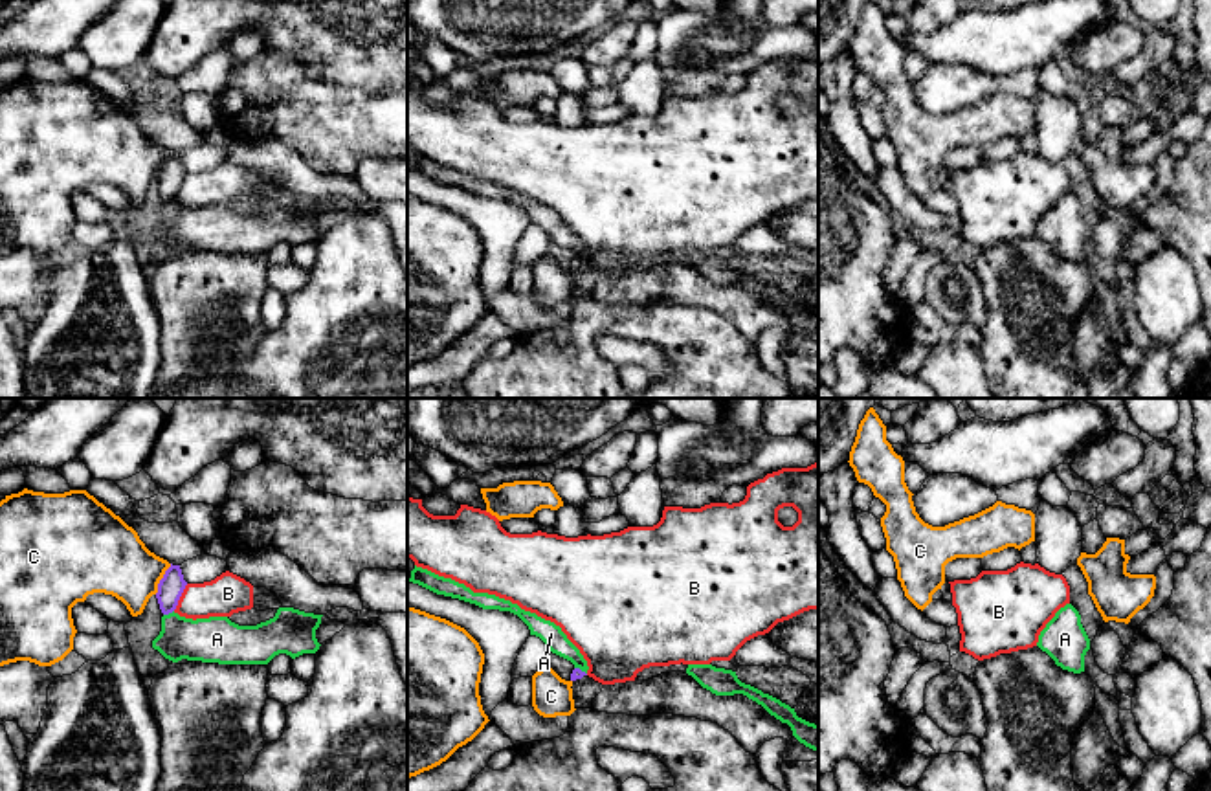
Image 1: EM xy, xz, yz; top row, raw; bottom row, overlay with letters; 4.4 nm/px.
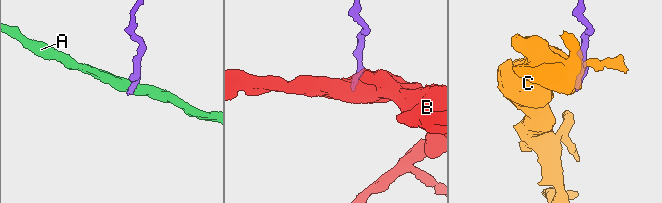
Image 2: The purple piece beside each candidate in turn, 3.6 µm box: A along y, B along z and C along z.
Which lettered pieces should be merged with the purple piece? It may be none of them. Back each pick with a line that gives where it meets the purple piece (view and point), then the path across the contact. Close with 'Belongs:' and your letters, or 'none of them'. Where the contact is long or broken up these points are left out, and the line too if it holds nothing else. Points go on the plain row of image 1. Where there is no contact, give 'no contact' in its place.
Belongs: none of them

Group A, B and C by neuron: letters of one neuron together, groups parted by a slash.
A / B / C

